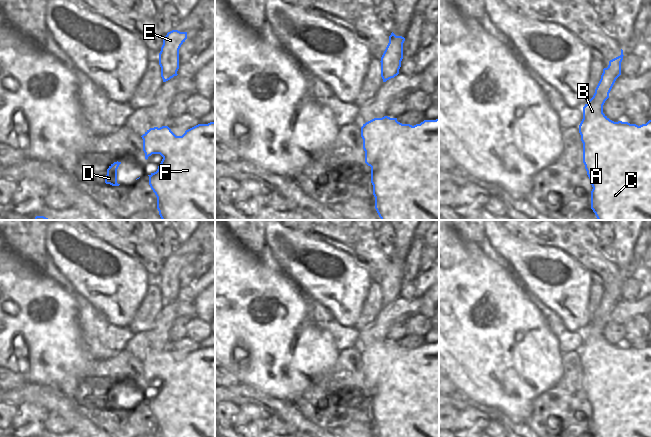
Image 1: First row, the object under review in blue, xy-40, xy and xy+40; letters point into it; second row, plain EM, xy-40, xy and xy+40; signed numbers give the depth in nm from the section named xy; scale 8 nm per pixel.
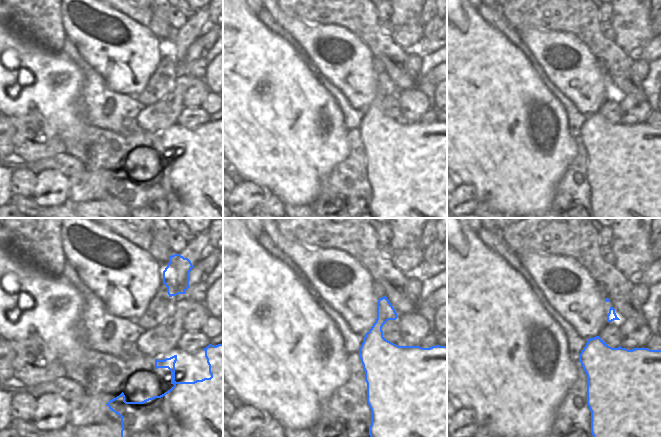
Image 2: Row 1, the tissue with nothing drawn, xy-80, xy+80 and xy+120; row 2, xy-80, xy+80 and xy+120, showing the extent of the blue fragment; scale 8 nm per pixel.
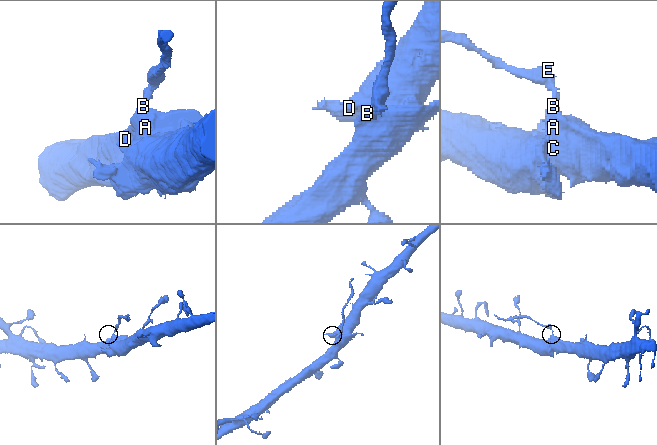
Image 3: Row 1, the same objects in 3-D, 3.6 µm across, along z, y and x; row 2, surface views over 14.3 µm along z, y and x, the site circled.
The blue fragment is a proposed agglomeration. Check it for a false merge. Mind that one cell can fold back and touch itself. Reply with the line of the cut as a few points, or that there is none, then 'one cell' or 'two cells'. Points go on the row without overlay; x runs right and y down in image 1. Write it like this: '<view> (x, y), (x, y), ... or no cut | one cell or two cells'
xy+40 (607, 291), (608, 295), (616, 302) | two cells

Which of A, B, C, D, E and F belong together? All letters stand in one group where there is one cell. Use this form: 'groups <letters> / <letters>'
groups A B C D F / E

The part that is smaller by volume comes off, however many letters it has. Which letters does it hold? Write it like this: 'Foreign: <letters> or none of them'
Foreign: E

